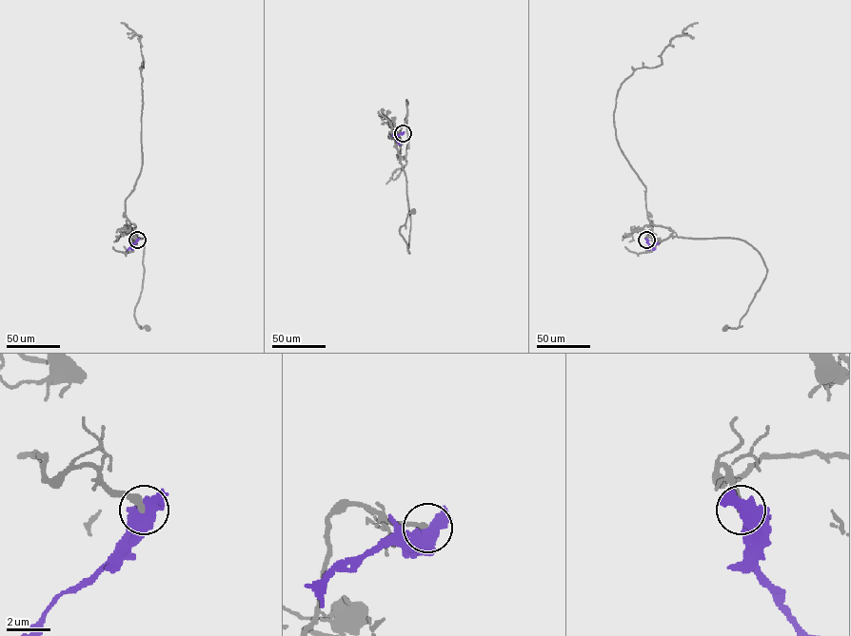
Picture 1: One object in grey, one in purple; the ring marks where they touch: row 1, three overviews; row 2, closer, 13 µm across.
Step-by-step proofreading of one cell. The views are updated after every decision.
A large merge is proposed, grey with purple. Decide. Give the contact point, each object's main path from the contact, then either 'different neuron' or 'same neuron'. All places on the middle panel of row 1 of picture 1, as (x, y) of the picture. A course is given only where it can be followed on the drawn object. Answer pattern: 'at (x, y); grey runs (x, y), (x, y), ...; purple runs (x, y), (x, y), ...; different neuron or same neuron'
at (403, 133); grey runs (403, 133), (398, 132), (395, 145), (406, 182), (410, 224), (409, 253), (399, 229), (412, 211); purple runs (403, 133), (397, 137), (400, 144); different neuron

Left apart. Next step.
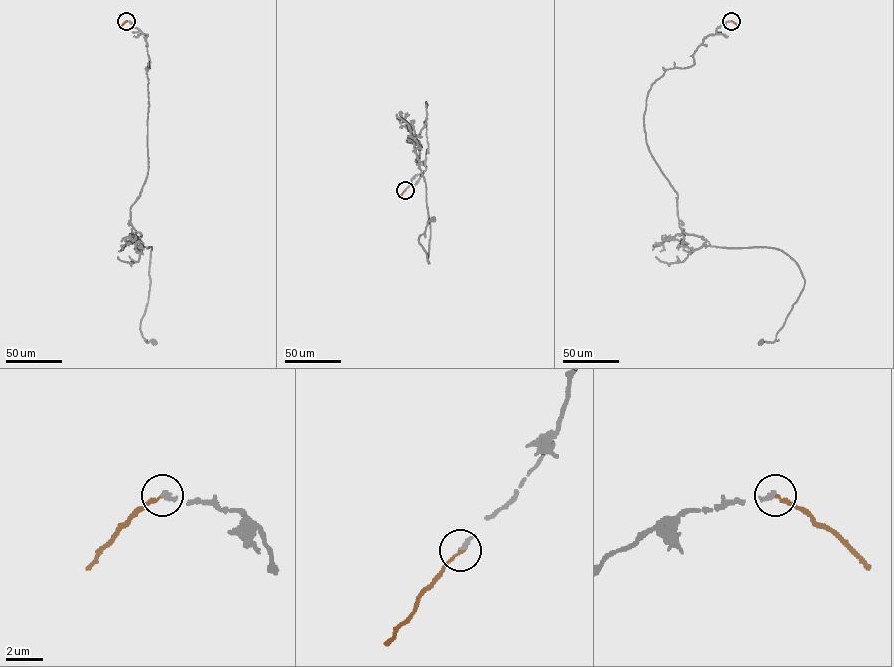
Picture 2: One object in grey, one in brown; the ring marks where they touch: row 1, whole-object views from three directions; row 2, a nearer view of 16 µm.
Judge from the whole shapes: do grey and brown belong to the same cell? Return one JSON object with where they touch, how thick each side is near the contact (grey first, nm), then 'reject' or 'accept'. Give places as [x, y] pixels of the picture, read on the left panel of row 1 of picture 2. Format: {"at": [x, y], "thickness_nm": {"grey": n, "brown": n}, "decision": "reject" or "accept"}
{"at": [126, 21], "thickness_nm": {"grey": 240, "brown": 150}, "decision": "accept"}

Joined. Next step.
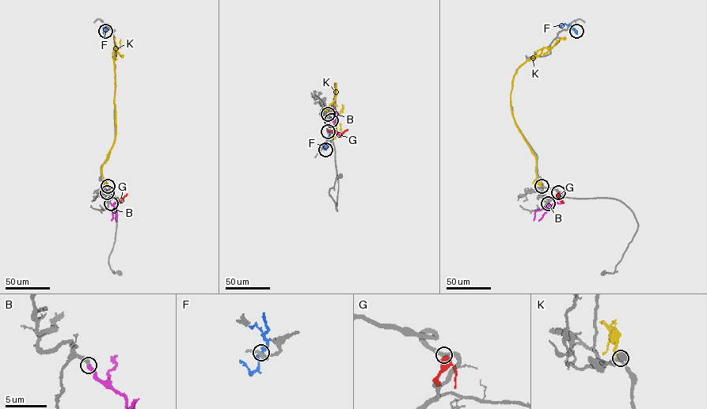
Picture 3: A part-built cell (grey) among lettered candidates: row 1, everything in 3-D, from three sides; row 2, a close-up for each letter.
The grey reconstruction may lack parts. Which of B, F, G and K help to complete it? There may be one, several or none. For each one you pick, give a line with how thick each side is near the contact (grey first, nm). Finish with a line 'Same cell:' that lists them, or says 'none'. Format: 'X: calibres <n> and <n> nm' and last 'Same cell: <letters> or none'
B: calibres 320 and 360 nm
Same cell: B

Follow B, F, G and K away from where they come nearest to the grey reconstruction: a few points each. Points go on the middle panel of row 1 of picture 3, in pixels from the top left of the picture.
B: (332, 120), (334, 121), (336, 118), (332, 106)
F: (325, 149), (327, 138), (332, 132)
G: (328, 131), (335, 130), (340, 135), (347, 129)
K: (328, 114), (322, 108), (328, 109), (334, 100), (336, 92), (335, 83), (332, 108), (336, 125), (336, 136)

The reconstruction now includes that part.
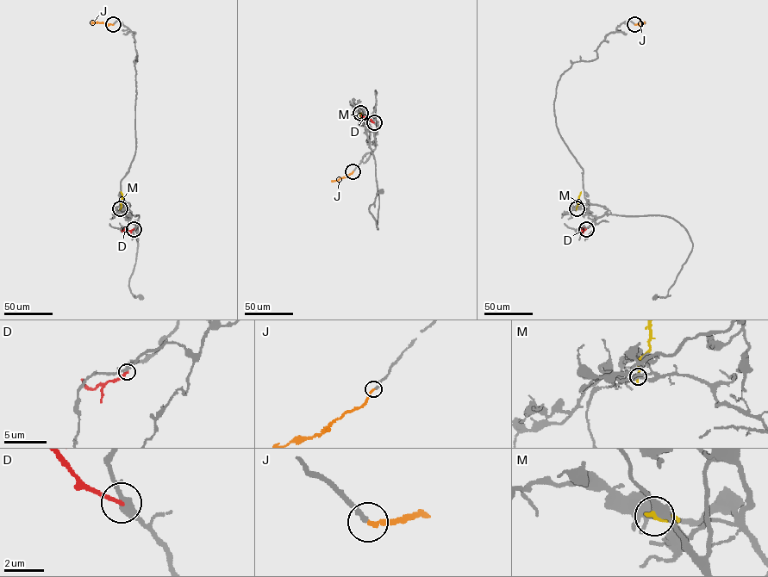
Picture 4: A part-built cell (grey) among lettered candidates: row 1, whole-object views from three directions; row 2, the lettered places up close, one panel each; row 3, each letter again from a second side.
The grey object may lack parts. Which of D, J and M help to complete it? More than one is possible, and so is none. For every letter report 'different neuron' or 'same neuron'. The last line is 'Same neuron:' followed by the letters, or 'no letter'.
D: different neuron
J: same neuron
M: different neuron
Same neuron: J

